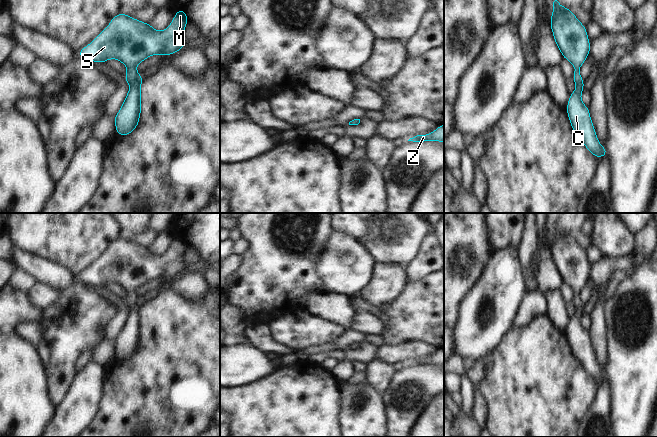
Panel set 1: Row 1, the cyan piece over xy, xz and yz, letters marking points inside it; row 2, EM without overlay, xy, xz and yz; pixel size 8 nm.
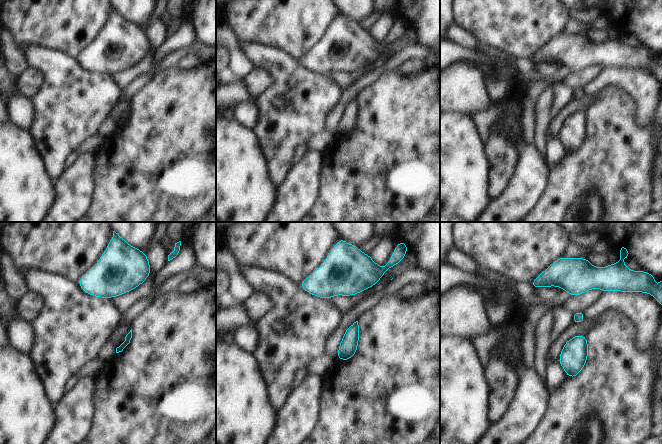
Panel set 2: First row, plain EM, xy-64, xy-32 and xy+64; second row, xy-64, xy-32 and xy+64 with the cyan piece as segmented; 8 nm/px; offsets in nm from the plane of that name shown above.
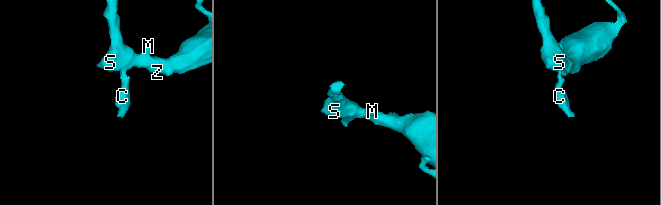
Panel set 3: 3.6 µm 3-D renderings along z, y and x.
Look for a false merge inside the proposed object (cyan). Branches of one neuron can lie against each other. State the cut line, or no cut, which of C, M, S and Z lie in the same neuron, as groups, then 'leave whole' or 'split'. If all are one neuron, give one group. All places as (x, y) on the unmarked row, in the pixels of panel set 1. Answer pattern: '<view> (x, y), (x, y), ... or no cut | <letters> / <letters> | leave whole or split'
no cut | C M S Z | leave whole

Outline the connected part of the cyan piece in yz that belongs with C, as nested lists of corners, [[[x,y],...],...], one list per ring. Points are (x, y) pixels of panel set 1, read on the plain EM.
[[[557,224],[553,226],[550,251],[562,281],[575,291],[572,302],[576,313],[570,317],[566,333],[572,354],[595,382],[607,381],[607,373],[598,365],[589,331],[581,324],[585,311],[580,290],[586,286],[591,273],[586,251],[570,233],[563,231]]]

